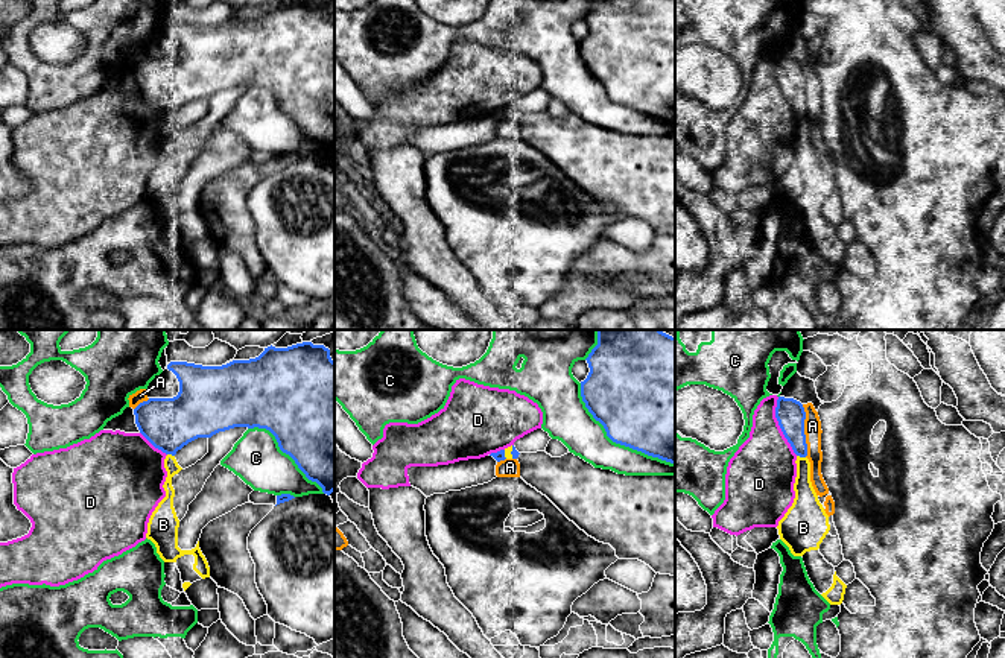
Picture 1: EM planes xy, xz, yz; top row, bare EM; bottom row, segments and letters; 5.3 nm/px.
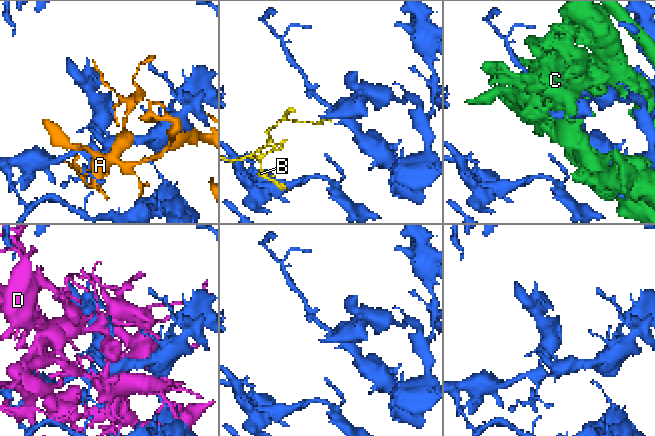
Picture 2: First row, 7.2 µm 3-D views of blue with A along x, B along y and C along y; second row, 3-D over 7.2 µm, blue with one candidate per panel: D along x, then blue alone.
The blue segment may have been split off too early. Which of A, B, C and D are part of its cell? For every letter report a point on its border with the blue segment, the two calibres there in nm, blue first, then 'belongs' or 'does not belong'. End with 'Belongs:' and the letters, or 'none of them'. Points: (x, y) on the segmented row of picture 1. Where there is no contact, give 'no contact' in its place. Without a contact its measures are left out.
A: yz (803, 430) | 150/100 nm | does not belong
B: yz (802, 456) | 150/140 nm | does not belong
C: xz (615, 441) | 480/220 nm | does not belong
D: yz (779, 424) | 150/340 nm | does not belong
Belongs: none of them

